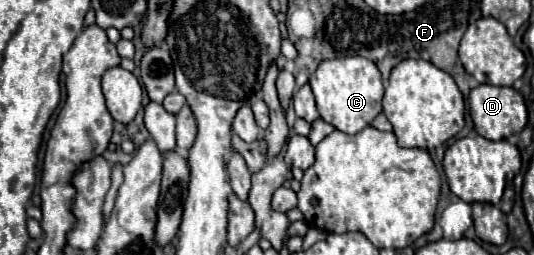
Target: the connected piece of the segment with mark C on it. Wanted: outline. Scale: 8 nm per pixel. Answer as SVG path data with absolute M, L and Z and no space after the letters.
M363 56L323 60L317 66L317 70L311 74L309 84L313 88L321 118L345 134L357 134L359 130L369 126L371 120L383 110L381 108L383 82L379 68Z

